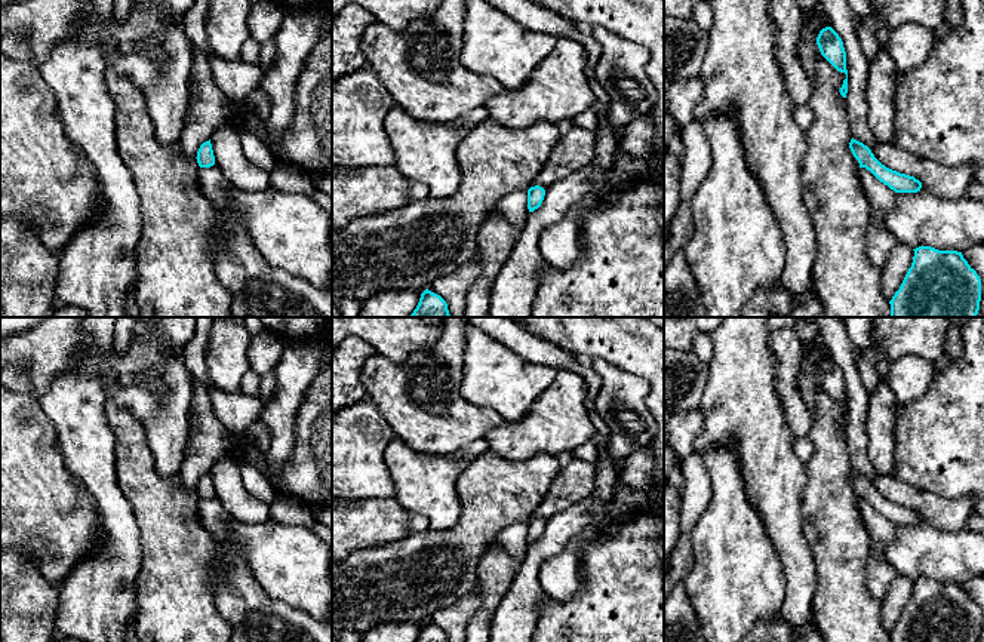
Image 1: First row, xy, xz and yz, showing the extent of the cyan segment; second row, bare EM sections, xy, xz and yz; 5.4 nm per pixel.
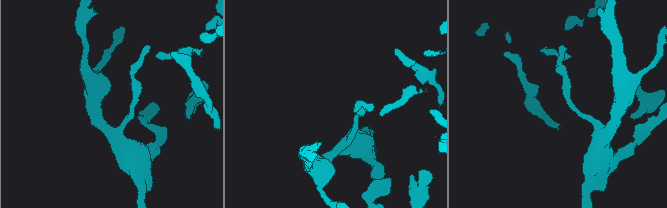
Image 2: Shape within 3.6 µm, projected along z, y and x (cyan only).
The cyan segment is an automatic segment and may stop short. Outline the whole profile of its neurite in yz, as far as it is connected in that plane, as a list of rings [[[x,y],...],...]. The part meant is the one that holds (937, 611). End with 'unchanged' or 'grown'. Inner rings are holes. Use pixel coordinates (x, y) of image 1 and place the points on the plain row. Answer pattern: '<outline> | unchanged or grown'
[[[919,578],[891,642],[980,642],[981,611],[962,584]]] | unchanged

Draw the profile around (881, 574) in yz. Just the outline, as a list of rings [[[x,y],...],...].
[[[865,500],[858,501],[858,509],[861,522],[870,535],[867,587],[874,599],[883,600],[891,584],[900,578],[894,566],[886,560],[886,549],[895,535],[897,525]]]

